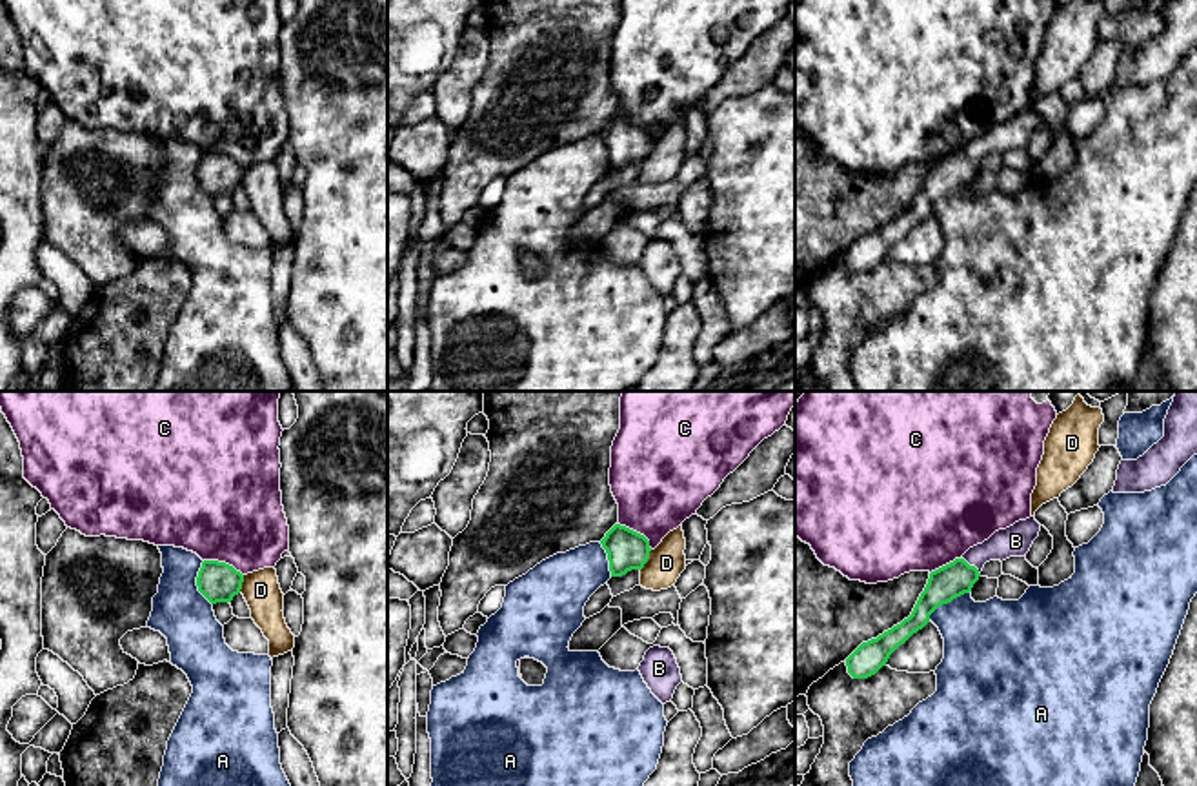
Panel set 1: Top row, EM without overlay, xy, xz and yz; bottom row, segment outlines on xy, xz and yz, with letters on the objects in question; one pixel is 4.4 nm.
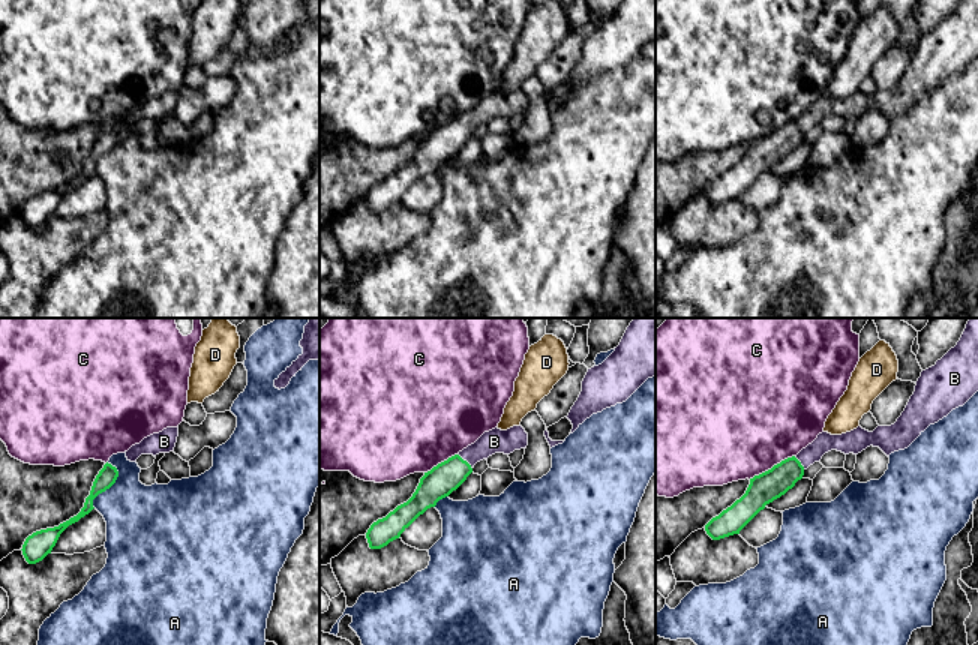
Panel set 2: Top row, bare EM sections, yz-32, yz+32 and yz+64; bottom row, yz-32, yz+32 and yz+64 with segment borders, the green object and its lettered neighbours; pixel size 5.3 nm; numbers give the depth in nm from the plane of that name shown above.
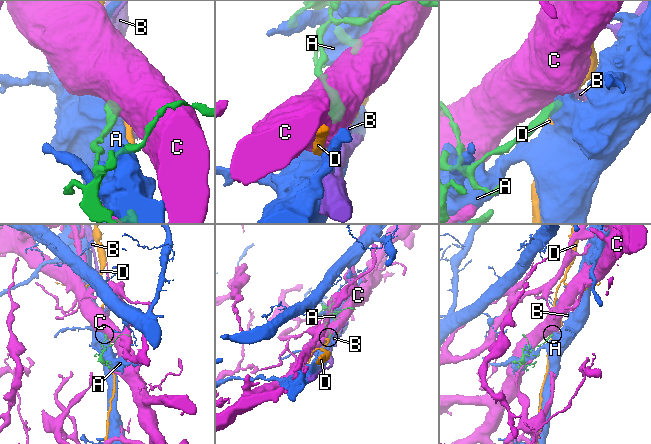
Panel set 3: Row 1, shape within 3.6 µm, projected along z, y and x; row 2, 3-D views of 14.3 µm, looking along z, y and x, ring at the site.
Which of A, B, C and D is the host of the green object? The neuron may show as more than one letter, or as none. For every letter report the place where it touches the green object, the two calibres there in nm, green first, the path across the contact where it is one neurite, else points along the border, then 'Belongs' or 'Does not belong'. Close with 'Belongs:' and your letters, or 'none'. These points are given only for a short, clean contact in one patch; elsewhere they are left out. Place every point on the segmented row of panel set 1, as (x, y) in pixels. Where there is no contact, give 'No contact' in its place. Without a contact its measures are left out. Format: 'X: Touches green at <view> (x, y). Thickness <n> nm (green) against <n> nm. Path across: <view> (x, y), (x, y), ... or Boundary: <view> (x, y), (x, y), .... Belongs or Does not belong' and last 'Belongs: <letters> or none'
A: Touches green at yz (948, 601). Thickness 150 nm (green) against 360 nm. Does not belong
B: Touches green at yz (972, 566). Thickness 150 nm (green) against 140 nm. Path across: yz (957, 577), (972, 566), (988, 550), (1015, 541). Belongs
C: Touches green at xz (635, 532). Thickness 180 nm (green) against 420 nm. Does not belong
D: Touches green at xz (646, 561). Thickness 180 nm (green) against 160 nm. Boundary: xz (652, 550), (641, 570). Does not belong
Belongs: B

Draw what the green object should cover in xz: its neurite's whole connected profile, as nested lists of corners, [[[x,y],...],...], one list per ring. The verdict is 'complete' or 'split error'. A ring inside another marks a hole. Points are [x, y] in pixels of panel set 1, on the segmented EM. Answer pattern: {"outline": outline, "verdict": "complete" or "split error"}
{"outline": [[[615,524],[600,540],[608,553],[611,577],[622,577],[631,569],[642,569],[649,559],[649,540],[620,524]]], "verdict": "complete"}

